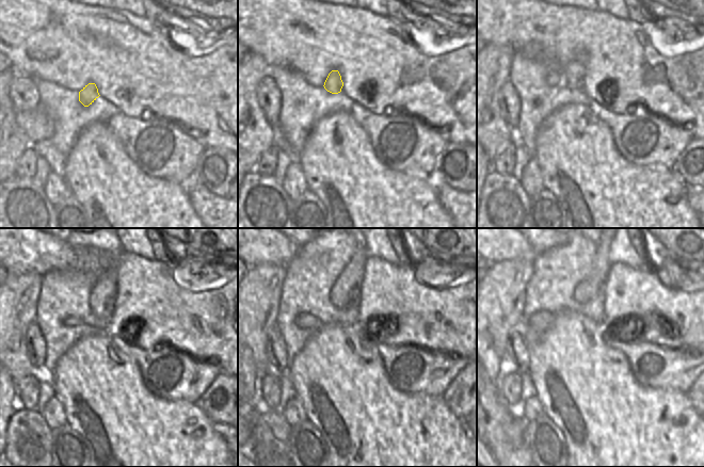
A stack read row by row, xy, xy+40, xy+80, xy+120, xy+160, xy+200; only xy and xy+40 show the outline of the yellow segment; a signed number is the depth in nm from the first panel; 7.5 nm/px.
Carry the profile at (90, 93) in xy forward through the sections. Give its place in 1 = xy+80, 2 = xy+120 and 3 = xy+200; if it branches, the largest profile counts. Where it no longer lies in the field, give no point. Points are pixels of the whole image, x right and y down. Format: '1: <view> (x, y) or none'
1: xy+80 (575, 70)
2: xy+120 (102, 298)
3: xy+200 (588, 288)

